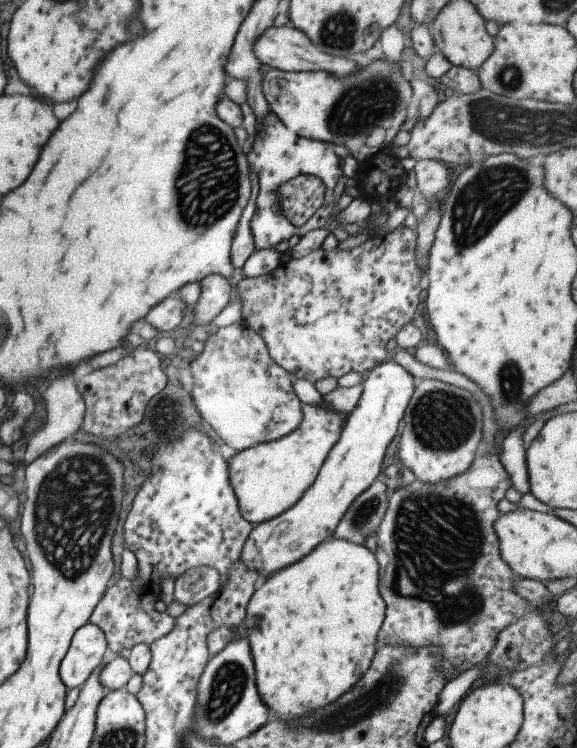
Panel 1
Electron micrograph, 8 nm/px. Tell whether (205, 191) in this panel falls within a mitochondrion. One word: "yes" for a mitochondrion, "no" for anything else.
yes

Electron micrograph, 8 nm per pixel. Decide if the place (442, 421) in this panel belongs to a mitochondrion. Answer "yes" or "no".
yes

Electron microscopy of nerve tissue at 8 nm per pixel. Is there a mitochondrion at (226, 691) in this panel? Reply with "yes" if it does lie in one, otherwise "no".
yes

